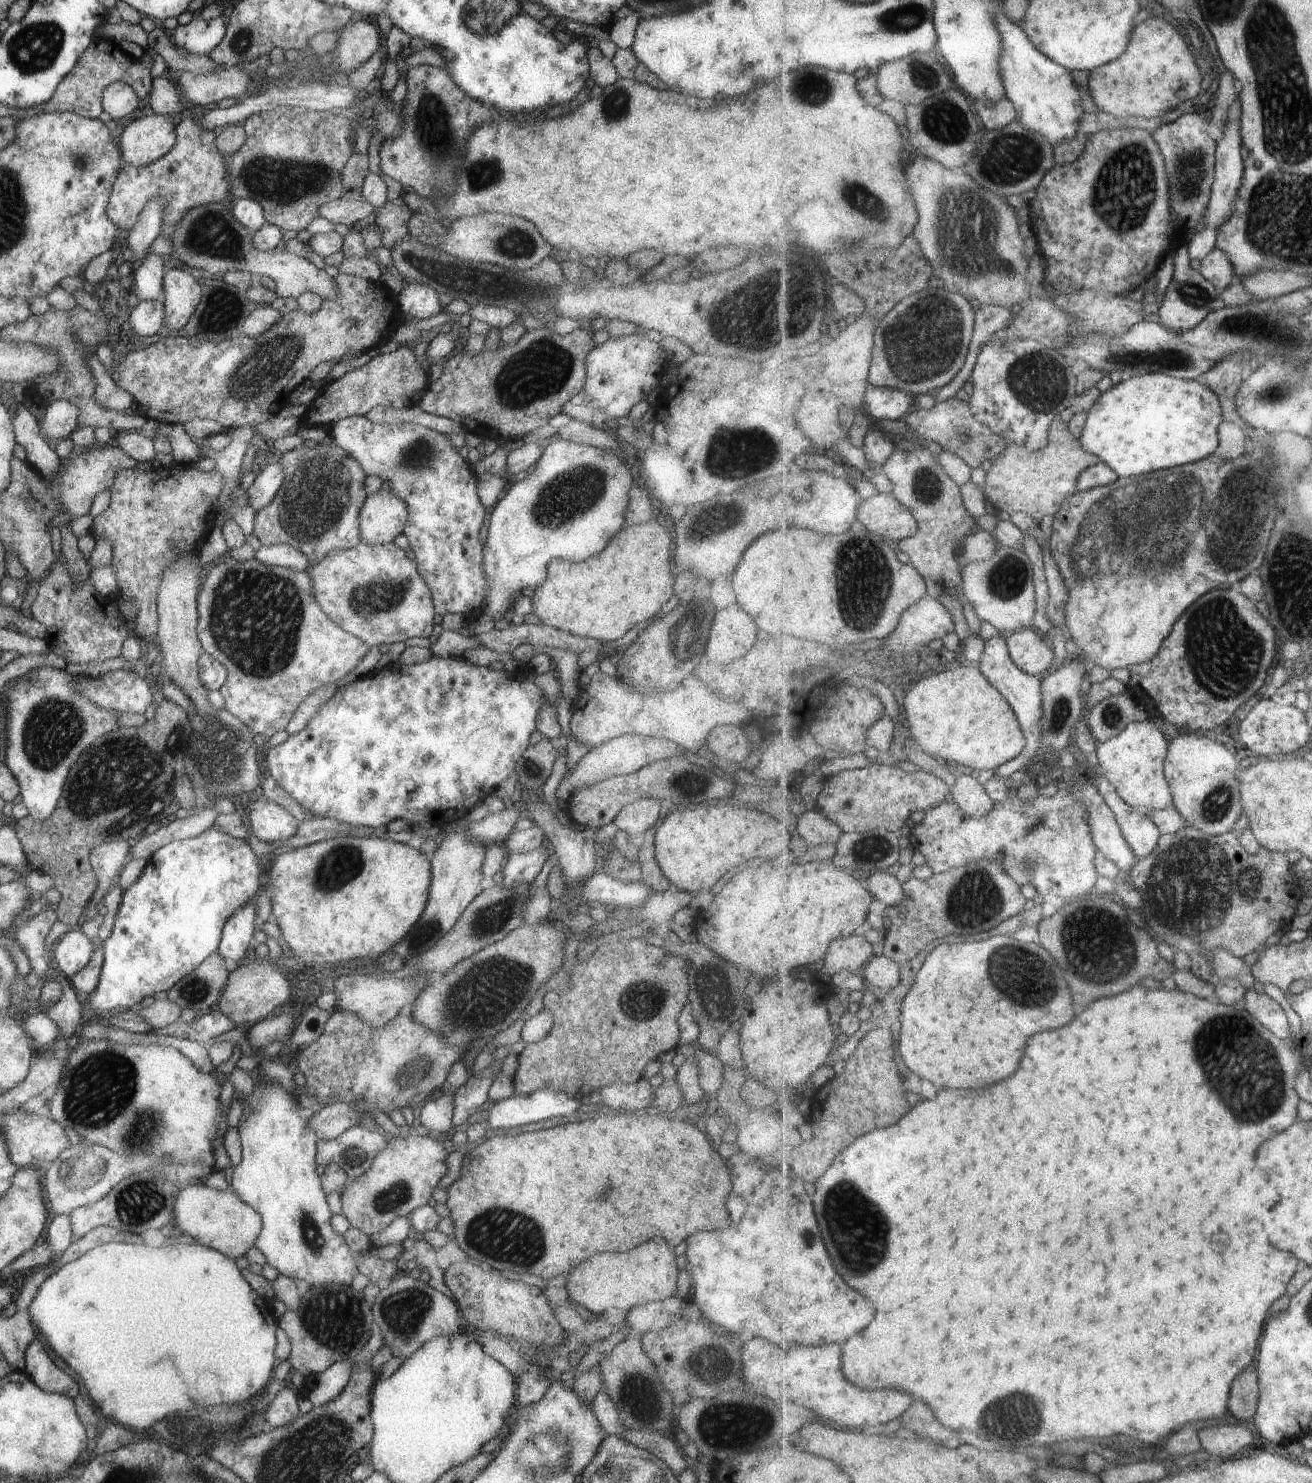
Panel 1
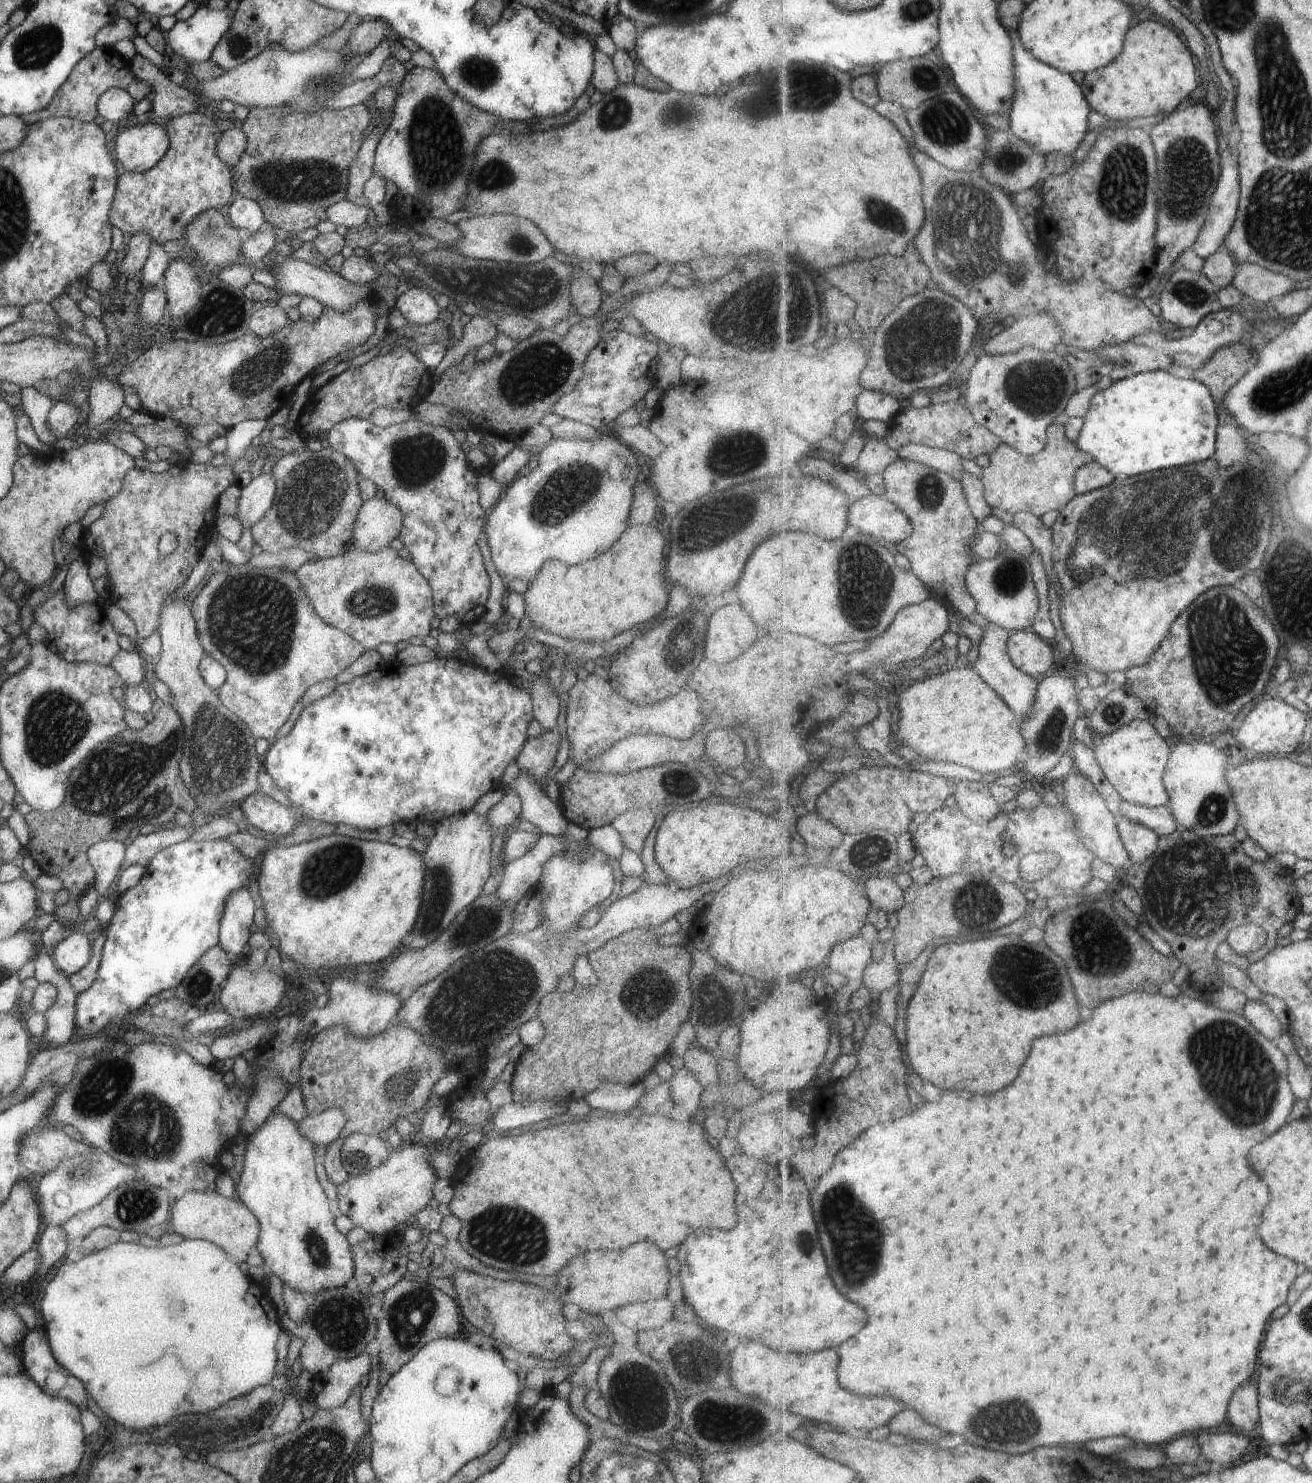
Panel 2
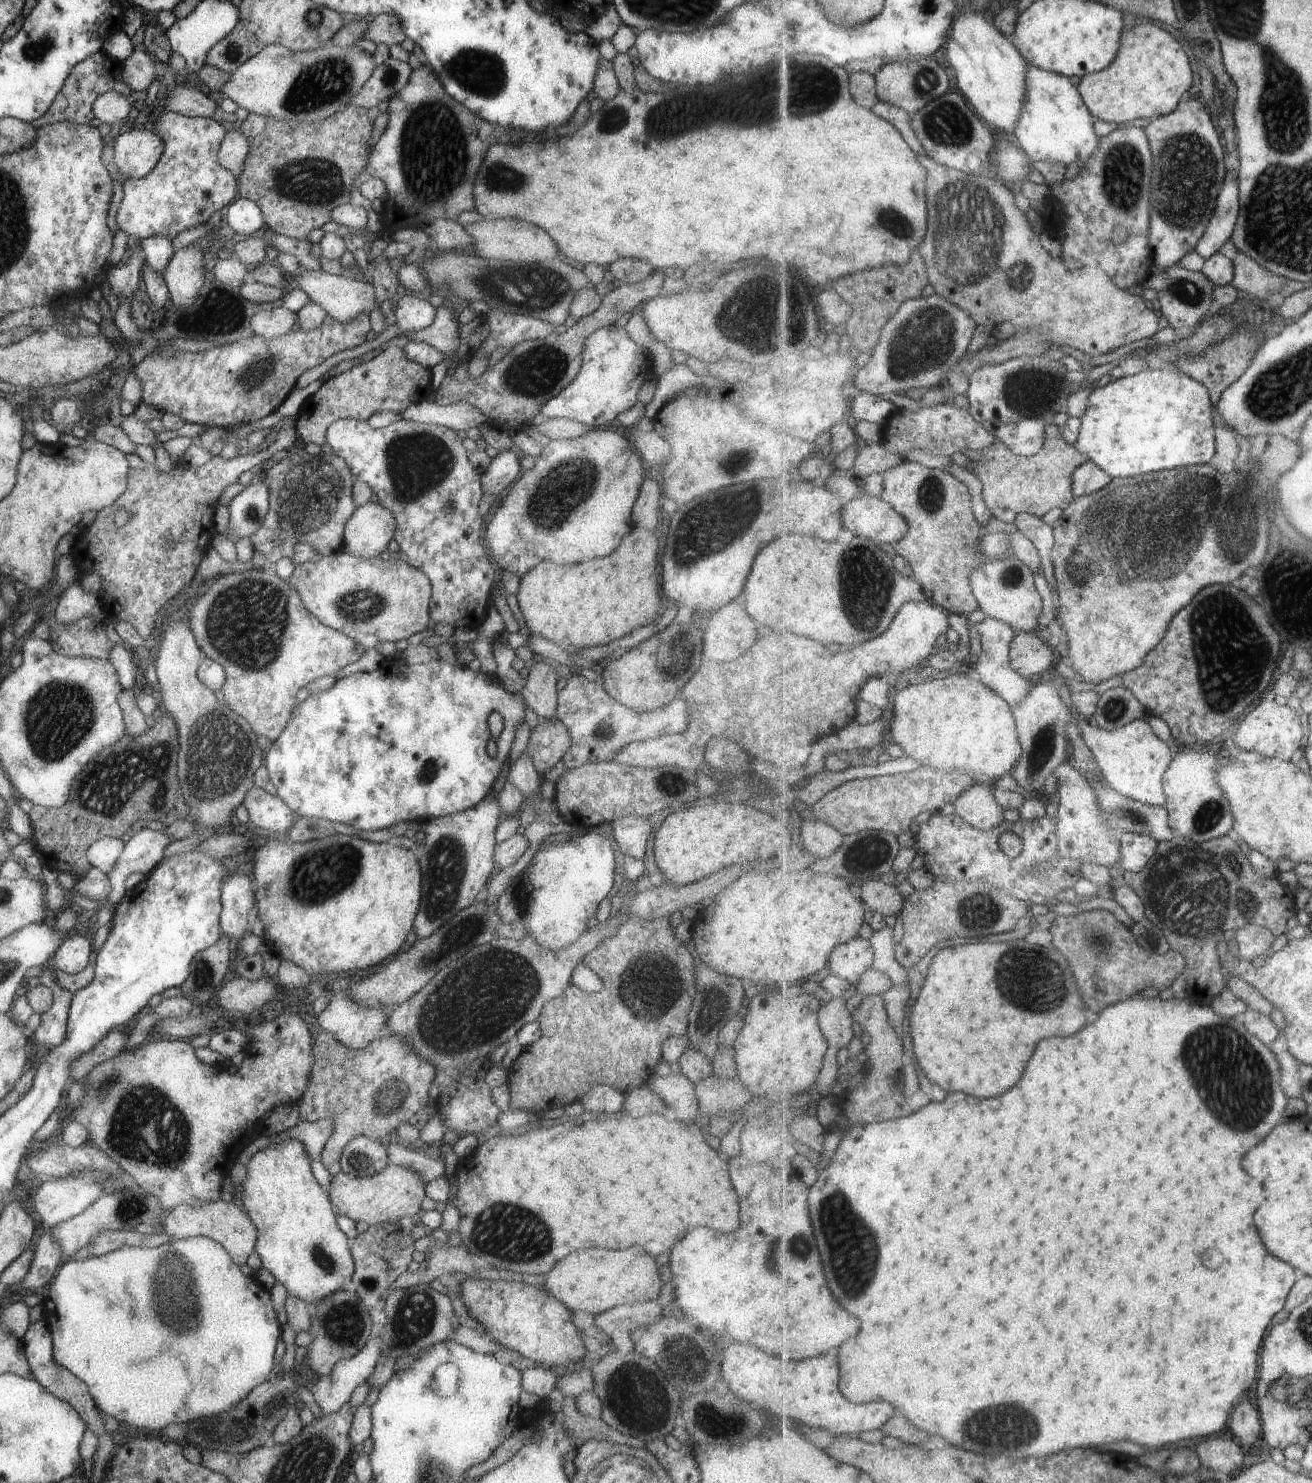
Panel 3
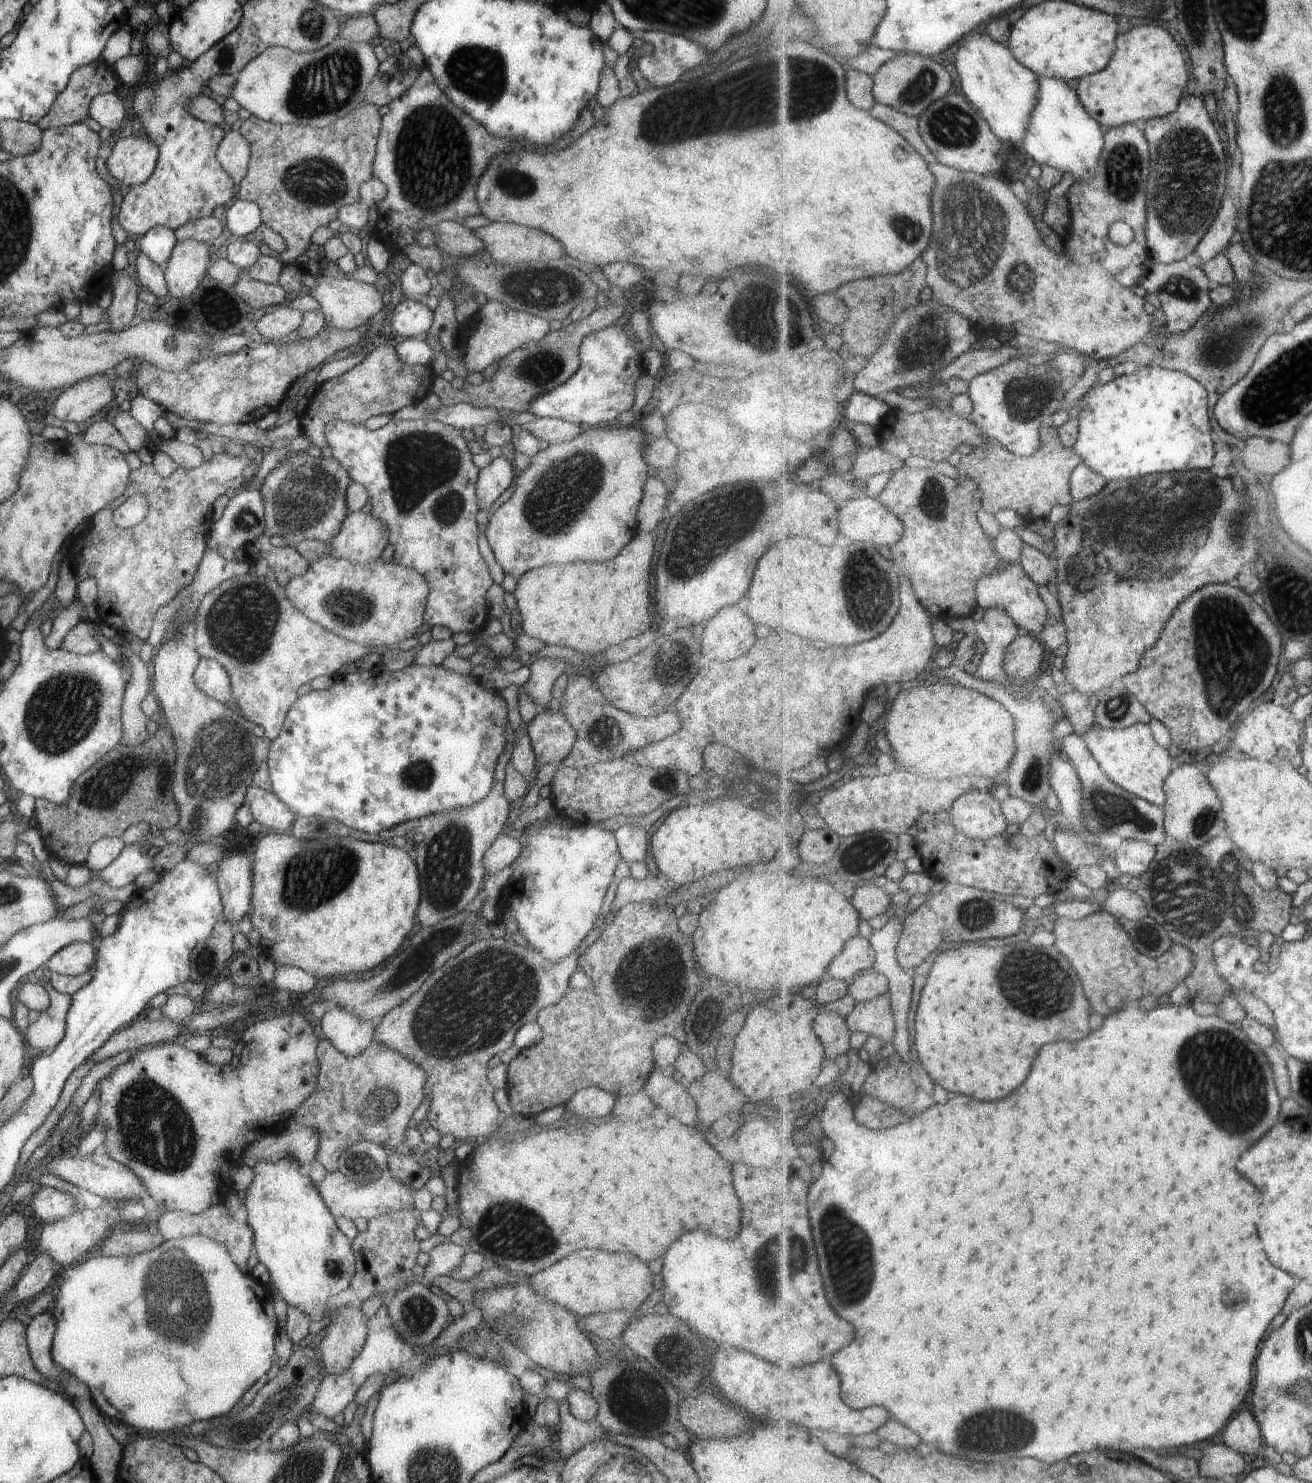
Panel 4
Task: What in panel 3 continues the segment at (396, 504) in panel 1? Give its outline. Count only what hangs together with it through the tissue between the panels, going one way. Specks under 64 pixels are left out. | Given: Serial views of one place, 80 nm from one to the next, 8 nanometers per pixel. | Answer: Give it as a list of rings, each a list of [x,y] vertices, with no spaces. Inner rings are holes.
[[[367,502],[345,521],[341,550],[364,559],[383,556],[394,528],[394,518],[388,509]]]

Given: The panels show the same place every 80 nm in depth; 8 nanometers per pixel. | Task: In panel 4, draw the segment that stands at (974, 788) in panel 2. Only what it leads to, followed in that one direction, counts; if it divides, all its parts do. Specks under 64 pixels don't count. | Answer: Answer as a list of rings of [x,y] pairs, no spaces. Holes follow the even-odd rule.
[[[992,789],[961,794],[950,807],[948,821],[965,836],[980,841],[1009,832],[1002,804],[993,795]]]

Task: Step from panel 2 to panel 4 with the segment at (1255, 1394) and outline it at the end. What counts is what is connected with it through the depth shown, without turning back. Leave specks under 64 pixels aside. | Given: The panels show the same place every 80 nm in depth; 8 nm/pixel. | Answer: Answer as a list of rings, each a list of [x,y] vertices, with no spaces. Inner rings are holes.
[[[1252,1411],[1237,1412],[1222,1433],[1222,1442],[1241,1454],[1255,1454],[1263,1442],[1263,1435]]]

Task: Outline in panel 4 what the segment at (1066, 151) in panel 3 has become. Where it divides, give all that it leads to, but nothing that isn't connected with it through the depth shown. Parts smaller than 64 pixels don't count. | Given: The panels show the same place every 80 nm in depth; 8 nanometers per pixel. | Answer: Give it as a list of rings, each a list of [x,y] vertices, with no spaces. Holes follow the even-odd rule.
[[[1040,76],[1037,104],[1028,124],[1028,131],[1023,144],[1027,154],[1039,165],[1049,165],[1058,168],[1065,174],[1072,174],[1077,181],[1087,181],[1096,174],[1104,146],[1104,133],[1101,131],[1101,126],[1081,104],[1078,92],[1071,90],[1063,79]]]

